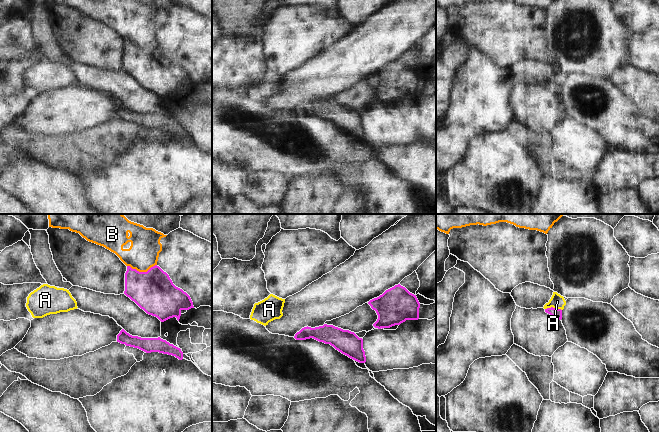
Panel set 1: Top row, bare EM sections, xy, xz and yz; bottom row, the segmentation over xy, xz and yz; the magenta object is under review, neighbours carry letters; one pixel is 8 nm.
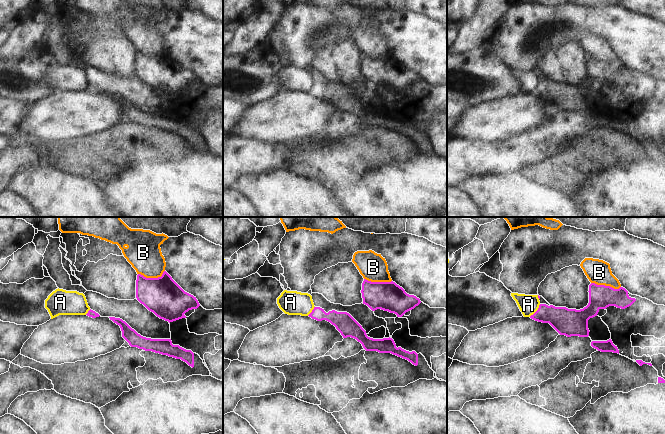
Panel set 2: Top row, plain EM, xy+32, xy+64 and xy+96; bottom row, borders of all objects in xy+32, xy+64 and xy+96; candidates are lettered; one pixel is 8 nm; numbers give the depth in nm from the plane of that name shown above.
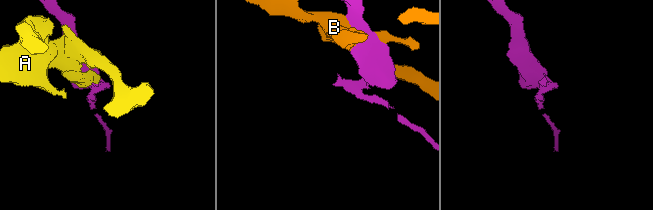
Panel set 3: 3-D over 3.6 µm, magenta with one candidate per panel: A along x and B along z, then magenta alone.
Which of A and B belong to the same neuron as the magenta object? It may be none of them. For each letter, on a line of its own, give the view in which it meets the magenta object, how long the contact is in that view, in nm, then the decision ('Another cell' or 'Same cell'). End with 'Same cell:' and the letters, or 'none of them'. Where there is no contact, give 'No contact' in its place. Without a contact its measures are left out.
A: Touches magenta in yz. Shared border 140 nm. Another cell
B: Touches magenta in xy. Shared border 240 nm. Another cell
Same cell: none of them.

